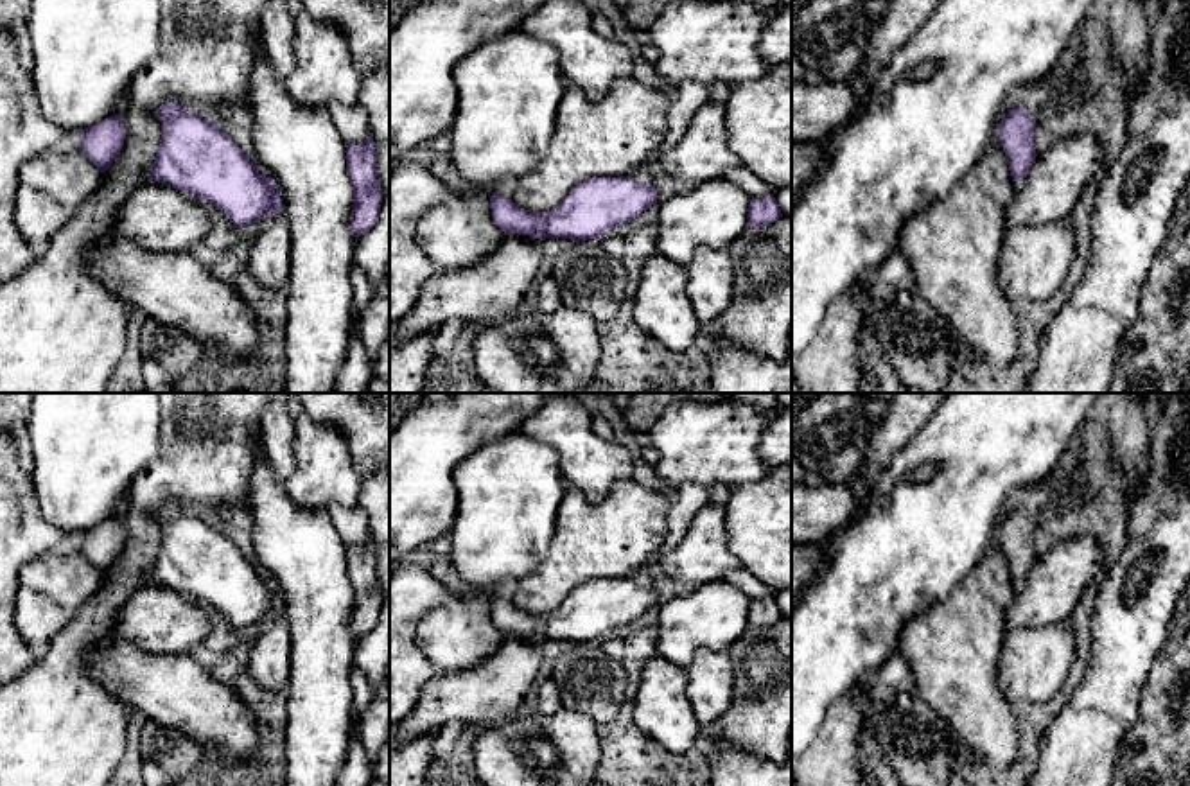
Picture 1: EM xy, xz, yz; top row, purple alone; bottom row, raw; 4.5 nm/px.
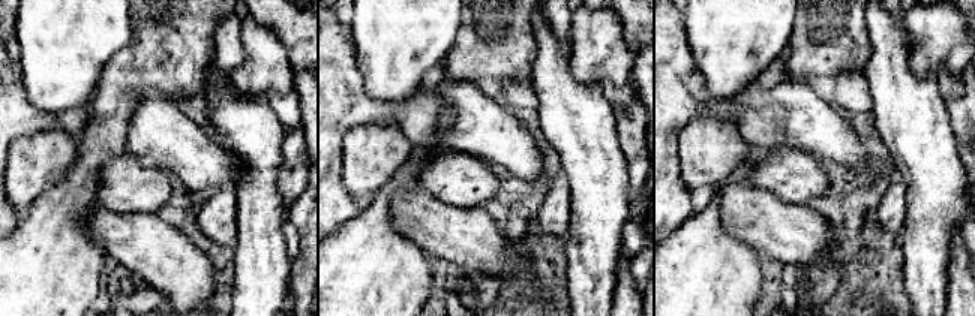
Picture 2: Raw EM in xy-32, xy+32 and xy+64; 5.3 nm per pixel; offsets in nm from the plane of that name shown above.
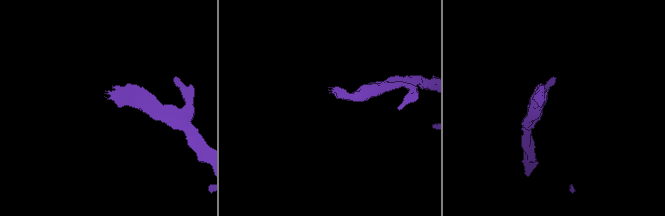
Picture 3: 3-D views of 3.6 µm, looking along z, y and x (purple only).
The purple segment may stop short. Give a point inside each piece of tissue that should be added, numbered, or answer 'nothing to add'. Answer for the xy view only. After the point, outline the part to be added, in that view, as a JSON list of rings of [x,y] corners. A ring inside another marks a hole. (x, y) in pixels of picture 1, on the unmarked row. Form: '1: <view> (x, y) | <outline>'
1: xy (24, 533) | [[[0,425],[0,687],[25,675],[34,650],[16,626],[20,569],[45,555],[74,555],[81,533],[50,526],[16,447],[16,429]]]

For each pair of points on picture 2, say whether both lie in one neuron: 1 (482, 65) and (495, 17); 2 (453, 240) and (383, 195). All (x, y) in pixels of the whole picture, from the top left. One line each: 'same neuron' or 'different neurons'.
1: same neuron
2: different neurons

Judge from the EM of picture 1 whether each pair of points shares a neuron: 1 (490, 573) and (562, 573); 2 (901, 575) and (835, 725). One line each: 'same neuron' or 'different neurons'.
1: different neurons
2: different neurons

